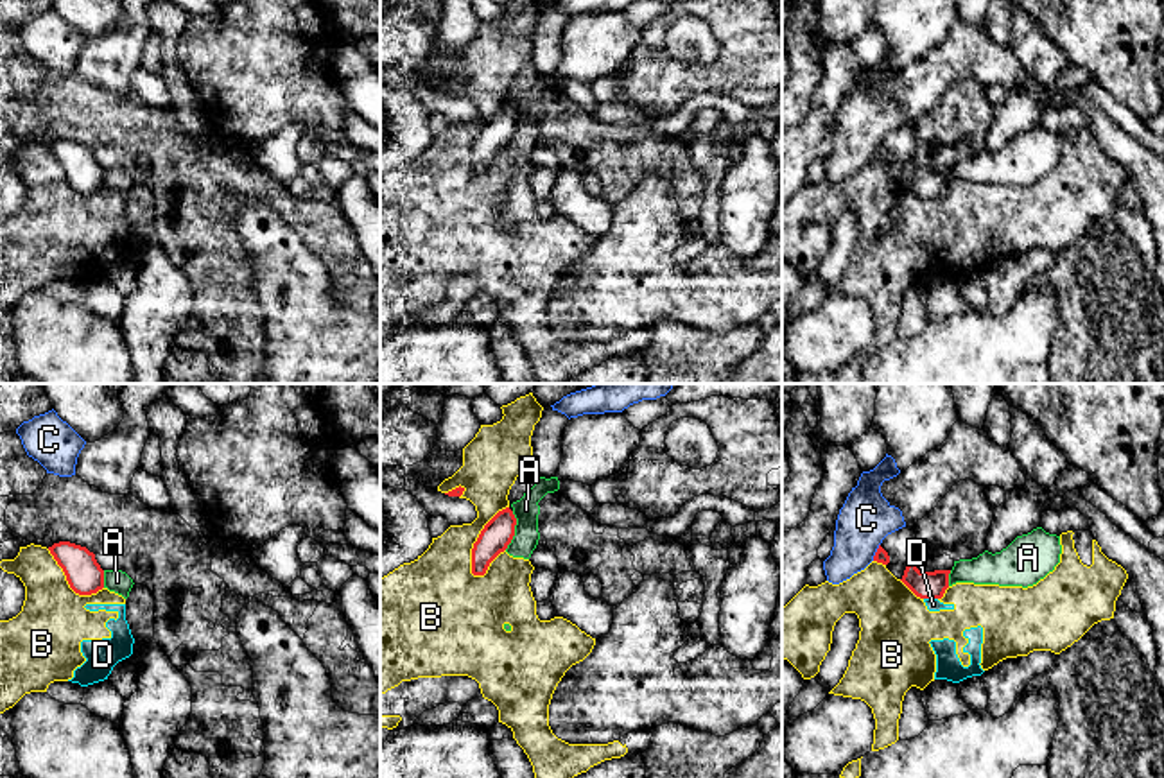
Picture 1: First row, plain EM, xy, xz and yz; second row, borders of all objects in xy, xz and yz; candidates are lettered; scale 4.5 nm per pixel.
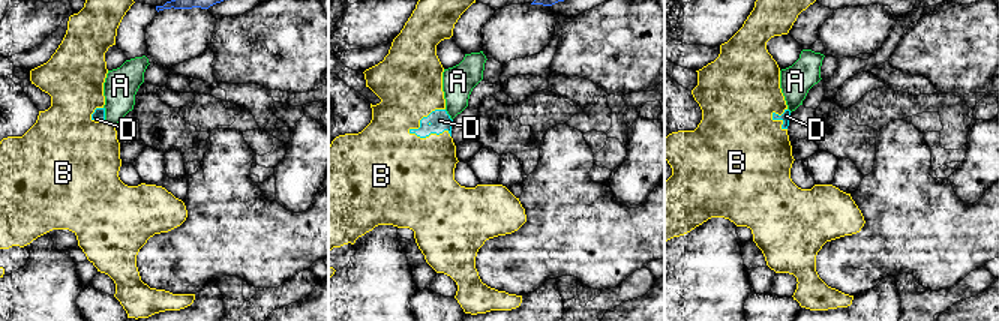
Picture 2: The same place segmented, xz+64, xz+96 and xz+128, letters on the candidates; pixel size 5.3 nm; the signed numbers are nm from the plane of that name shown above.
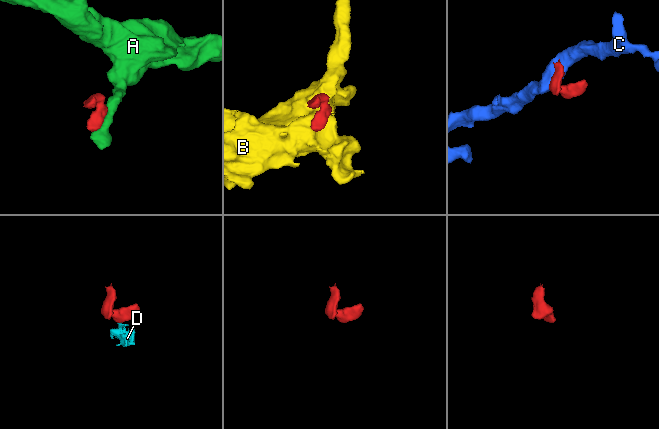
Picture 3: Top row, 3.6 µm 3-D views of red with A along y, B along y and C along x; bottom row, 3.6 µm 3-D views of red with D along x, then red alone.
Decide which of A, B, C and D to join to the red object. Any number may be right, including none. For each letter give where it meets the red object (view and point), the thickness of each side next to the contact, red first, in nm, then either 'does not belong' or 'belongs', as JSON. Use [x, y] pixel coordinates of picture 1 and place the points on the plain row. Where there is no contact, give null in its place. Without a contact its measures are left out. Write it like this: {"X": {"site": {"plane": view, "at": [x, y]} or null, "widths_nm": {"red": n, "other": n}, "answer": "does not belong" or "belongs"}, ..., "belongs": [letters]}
{"A": {"site": {"plane": "xz", "at": [513, 129]}, "widths_nm": {"red": 140, "other": 120}, "answer": "does not belong"}, "B": {"site": {"plane": "xz", "at": [477, 138]}, "widths_nm": {"red": 140, "other": 300}, "answer": "does not belong"}, "C": {"site": {"plane": "yz", "at": [876, 151]}, "widths_nm": {"red": 60, "other": 240}, "answer": "does not belong"}, "D": {"site": {"plane": "yz", "at": [931, 196]}, "widths_nm": {"red": 130, "other": 60}, "answer": "does not belong"}, "belongs": []}

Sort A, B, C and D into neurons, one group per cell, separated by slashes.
A / B D / C

